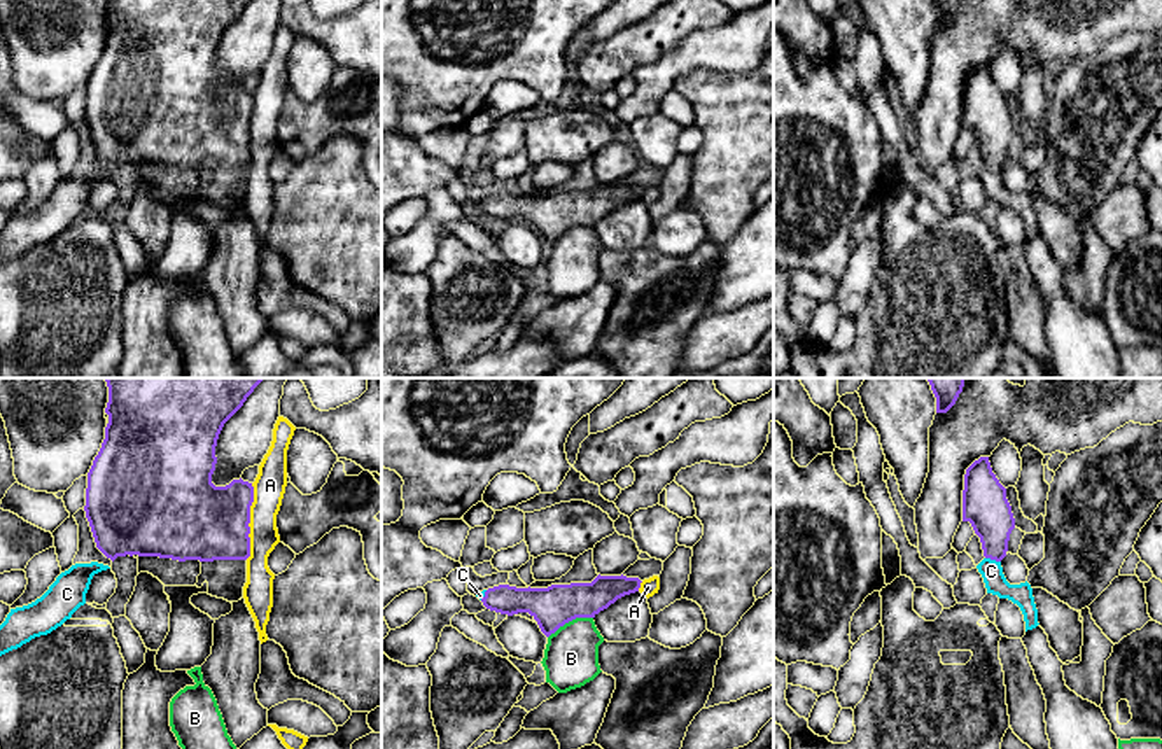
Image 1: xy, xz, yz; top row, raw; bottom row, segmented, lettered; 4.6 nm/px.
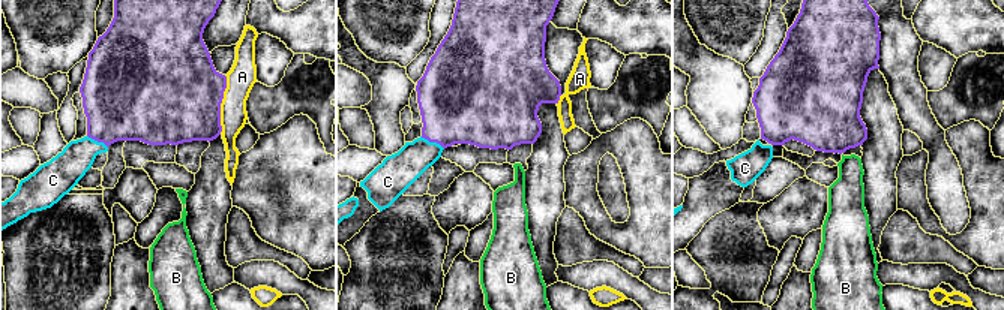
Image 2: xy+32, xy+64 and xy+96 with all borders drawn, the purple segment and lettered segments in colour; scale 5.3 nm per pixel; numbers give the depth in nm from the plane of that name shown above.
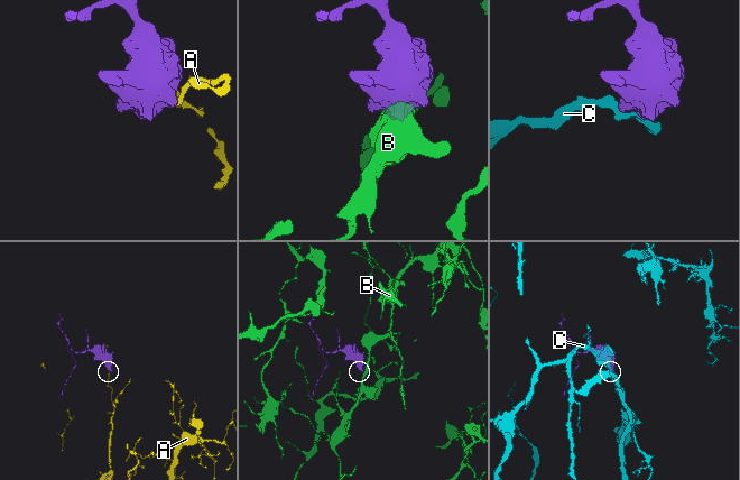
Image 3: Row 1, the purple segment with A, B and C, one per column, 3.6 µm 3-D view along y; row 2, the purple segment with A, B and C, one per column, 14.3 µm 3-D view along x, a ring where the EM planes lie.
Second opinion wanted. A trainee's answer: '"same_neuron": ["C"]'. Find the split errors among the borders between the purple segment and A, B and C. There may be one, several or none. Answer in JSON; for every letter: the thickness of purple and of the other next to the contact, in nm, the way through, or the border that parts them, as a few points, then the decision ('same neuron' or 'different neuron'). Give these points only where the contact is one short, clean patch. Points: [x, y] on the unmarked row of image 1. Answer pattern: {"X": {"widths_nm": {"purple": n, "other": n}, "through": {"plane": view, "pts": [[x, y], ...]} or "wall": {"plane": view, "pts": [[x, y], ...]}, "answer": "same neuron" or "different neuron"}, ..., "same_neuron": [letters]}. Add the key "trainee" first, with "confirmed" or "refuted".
{"trainee": "confirmed", "A": {"widths_nm": {"purple": 360, "other": 140}, "wall": {"plane": "xy", "pts": [[252, 91], [249, 163], [245, 167]]}, "answer": "different neuron"}, "B": {"widths_nm": {"purple": 190, "other": 260}, "wall": {"plane": "xz", "pts": [[592, 224], [576, 224], [548, 245]]}, "answer": "different neuron"}, "C": {"widths_nm": {"purple": 200, "other": 100}, "through": {"plane": "yz", "pts": [[986, 114], [993, 128], [993, 167], [991, 179]]}, "answer": "same neuron"}, "same_neuron": ["C"]}

